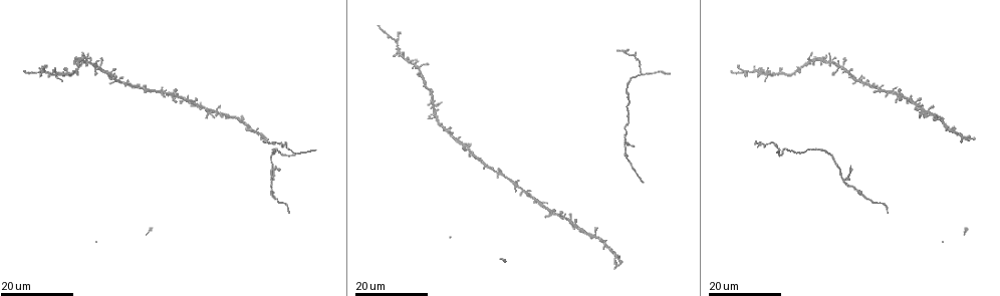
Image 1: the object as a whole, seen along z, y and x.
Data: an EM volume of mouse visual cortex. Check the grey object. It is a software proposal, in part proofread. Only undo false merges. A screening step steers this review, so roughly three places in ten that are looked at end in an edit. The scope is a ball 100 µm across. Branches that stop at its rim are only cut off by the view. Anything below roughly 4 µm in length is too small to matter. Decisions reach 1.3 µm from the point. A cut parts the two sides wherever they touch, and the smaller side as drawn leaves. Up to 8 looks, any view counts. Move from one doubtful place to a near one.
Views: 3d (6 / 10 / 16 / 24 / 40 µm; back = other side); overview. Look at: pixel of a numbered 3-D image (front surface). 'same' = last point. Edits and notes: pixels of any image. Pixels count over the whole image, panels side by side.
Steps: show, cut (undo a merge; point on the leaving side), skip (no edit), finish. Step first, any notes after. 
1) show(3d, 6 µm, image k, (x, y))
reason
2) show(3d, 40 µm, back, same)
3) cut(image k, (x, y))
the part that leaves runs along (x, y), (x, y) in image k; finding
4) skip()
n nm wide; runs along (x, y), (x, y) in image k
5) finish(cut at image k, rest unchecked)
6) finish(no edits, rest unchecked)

show(3d, 16 µm, image 1, (594, 236))
arms part here

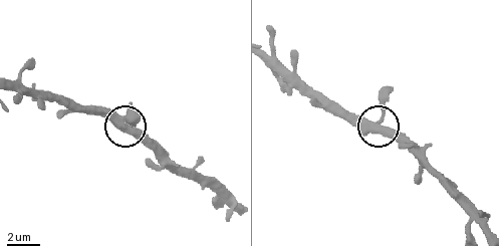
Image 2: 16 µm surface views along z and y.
show(3d, 10 µm, image 2, (121, 123))

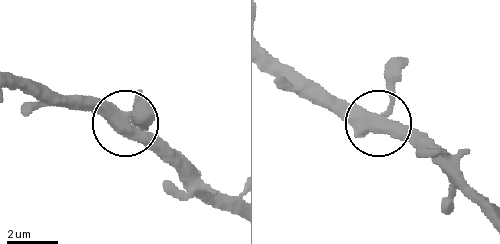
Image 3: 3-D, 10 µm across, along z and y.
skip()
continuous, no second neuron

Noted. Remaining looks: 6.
show(3d, 16 µm, image 1, (564, 218))
thin arm on a thick one

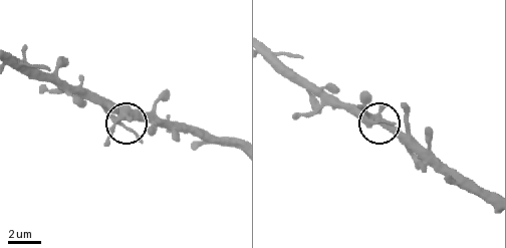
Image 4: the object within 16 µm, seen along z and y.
show(3d, 10 µm, image 4, (370, 119))
closer look

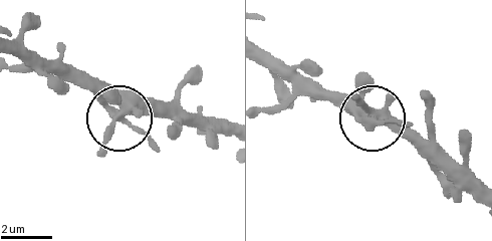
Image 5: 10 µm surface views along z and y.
skip()
320 nm wide; all the same neuron

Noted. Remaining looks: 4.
show(3d, 16 µm, image 1, (845, 181))
arms part here

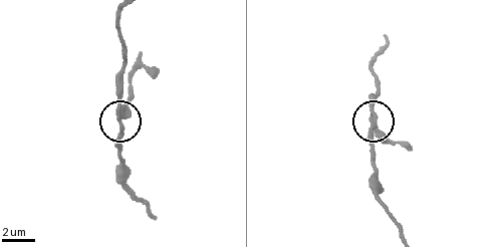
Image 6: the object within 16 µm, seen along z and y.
show(3d, 10 µm, image 6, (118, 120))

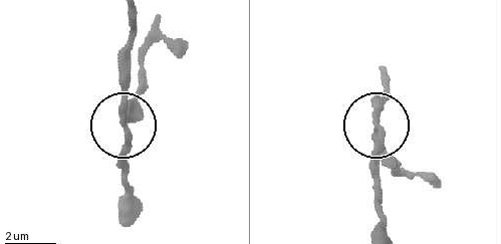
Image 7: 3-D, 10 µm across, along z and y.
cut(image 7, (139, 109))
side arm 18 µm; the part that leaves runs along (123, 118), (150, 49), (163, 43), (187, 47) in image 7; a second neuron is stuck on

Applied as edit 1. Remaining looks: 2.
finish(cut at image 7, rest unchecked)

